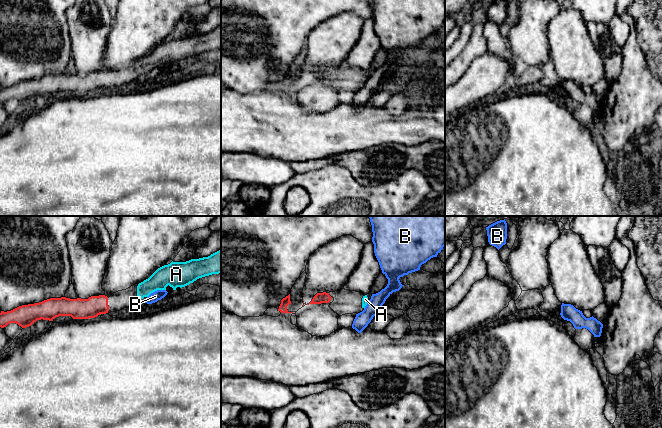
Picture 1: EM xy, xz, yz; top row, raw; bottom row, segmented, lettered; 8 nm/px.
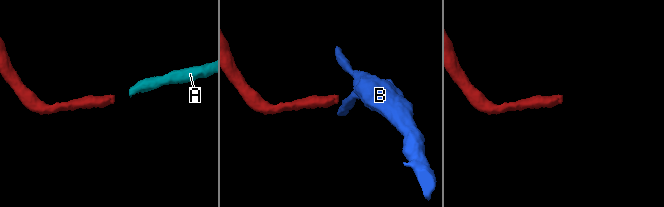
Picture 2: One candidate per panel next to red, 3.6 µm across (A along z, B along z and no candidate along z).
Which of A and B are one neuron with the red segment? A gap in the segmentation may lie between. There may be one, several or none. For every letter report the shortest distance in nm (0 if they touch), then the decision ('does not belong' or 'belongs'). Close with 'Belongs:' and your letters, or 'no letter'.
A: 240 nm | belongs
B: 240 nm | does not belong
Belongs: A

